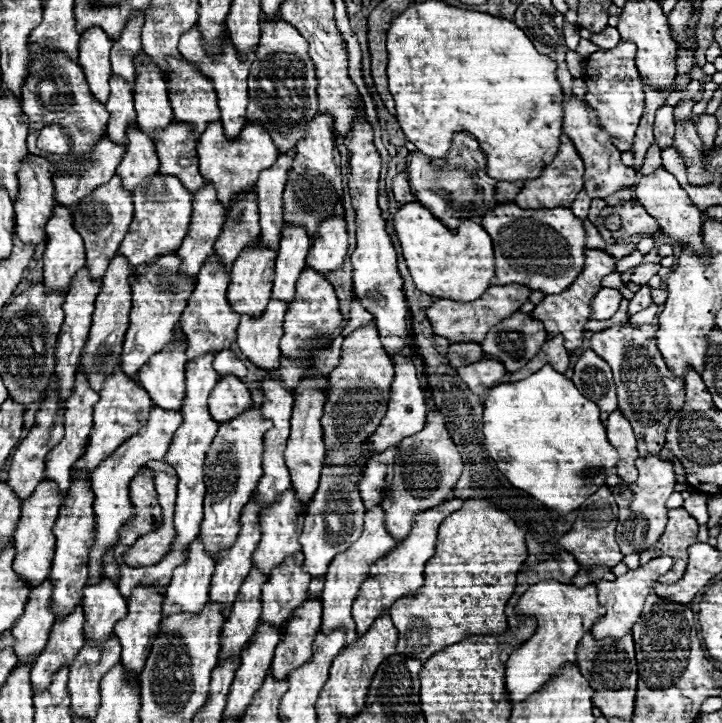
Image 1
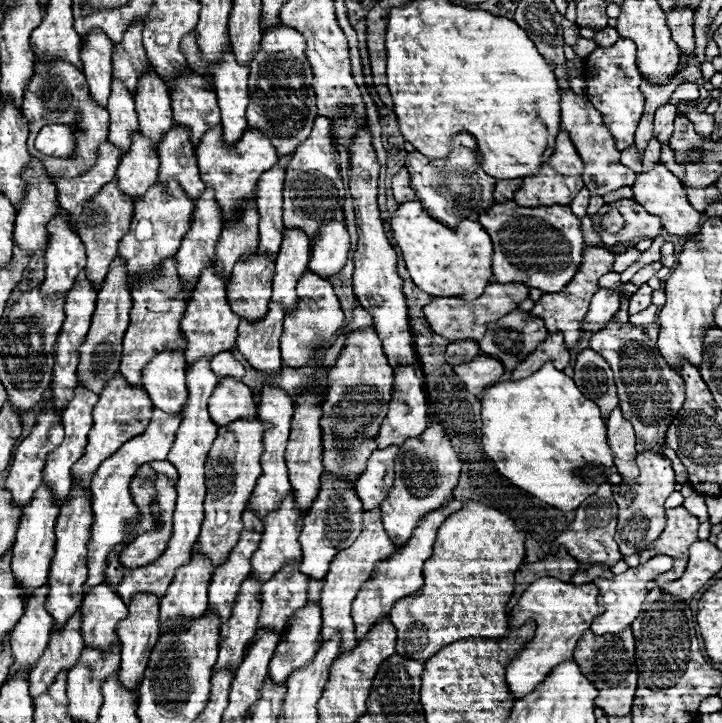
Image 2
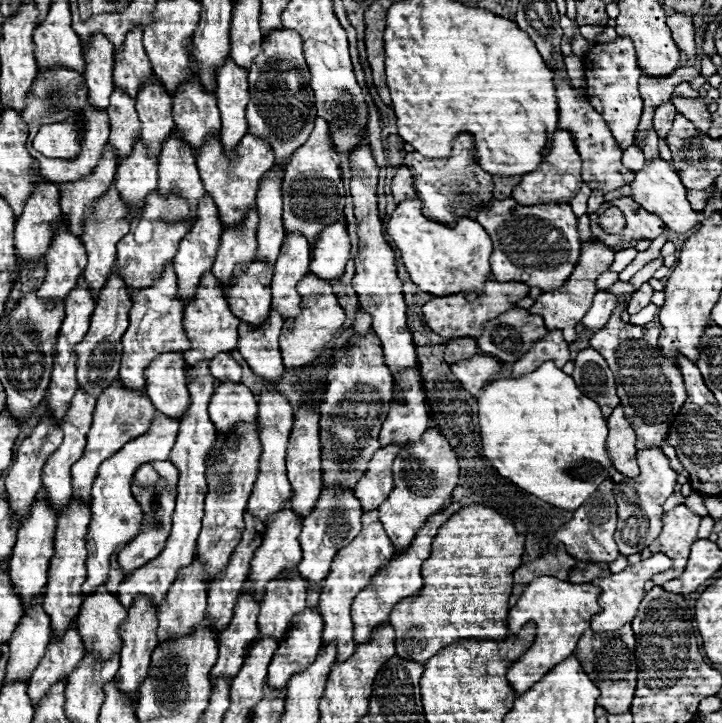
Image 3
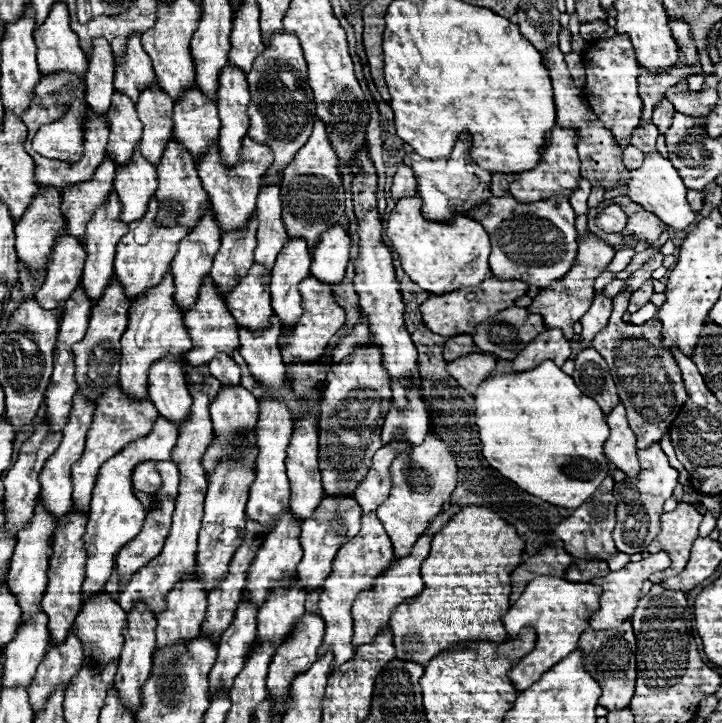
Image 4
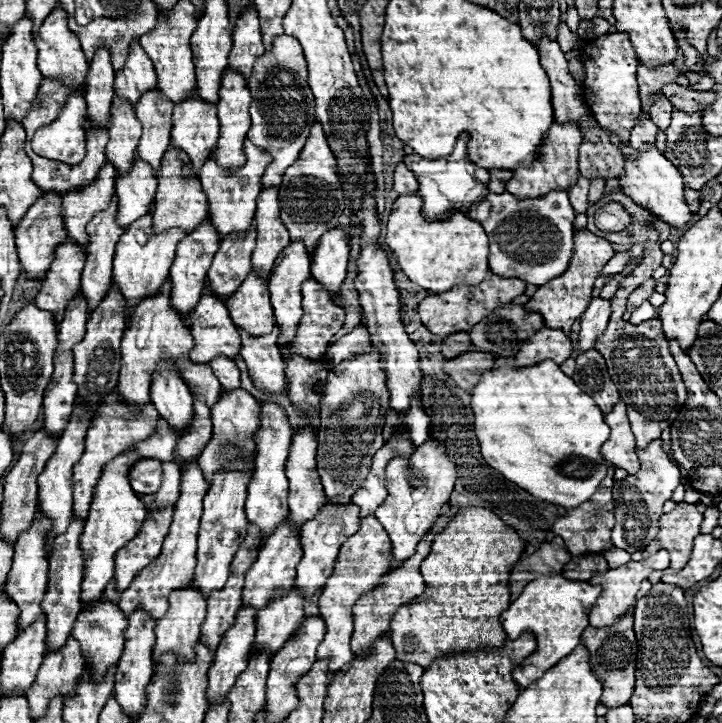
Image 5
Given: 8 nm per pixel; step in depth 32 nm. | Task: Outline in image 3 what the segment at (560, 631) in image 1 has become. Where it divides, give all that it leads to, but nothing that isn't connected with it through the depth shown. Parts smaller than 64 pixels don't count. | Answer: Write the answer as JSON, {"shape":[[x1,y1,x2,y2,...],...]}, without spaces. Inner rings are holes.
{"shape":[[538,576,526,586,520,600,506,616,506,626,510,632,518,632,528,622,536,624,536,640,508,670,508,682,518,696,574,652,578,638,586,628,590,628,590,618,600,612,598,596,600,588,594,584,572,584,554,576]]}

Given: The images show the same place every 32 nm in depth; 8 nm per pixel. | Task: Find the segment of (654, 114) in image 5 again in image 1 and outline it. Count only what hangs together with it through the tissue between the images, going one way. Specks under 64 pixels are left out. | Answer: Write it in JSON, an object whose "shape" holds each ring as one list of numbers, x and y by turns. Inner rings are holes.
{"shape":[[662,106,656,112,654,138,660,148,668,148,674,136,674,106]]}

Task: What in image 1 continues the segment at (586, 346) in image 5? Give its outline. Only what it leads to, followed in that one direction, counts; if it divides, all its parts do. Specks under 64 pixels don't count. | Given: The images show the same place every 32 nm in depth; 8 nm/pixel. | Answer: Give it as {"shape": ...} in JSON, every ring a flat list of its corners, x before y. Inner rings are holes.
{"shape":[[602,288,592,300,590,320,608,320,614,316,622,300,622,294,616,288]]}

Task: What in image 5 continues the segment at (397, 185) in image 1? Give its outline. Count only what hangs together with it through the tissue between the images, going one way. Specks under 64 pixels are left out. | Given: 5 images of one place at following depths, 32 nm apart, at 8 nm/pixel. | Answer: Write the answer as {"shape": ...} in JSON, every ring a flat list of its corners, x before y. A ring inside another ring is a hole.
{"shape":[[398,162,398,164,396,164,394,190,396,190,398,194,406,194,406,192,416,192,416,190,418,190,418,182,416,182,414,174,406,168,404,162]]}

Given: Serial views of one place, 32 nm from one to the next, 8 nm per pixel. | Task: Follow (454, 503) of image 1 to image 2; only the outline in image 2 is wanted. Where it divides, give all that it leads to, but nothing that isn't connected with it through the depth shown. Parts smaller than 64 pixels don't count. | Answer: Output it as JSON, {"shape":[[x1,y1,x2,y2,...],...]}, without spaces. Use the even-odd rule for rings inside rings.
{"shape":[[458,500,448,502,444,508,438,508,436,512,430,512,428,516,424,516,424,520,420,520,420,526,416,528,416,532,412,534,412,540,408,540,408,544,404,544,404,548,398,548,398,552,394,552,388,560,384,560,384,564,380,564,380,568,376,568,376,572,372,574,372,580,368,580,368,584,358,592,356,600,352,602,352,618,356,624,356,640,364,640,366,634,370,632,370,628,374,624,378,624,378,620,386,618,392,610,392,606,406,596,412,596,414,592,418,592,424,584,422,580,422,564,432,556,432,546,434,546,434,538,436,532,440,528,440,524,454,512,458,512,462,508,462,504]]}

